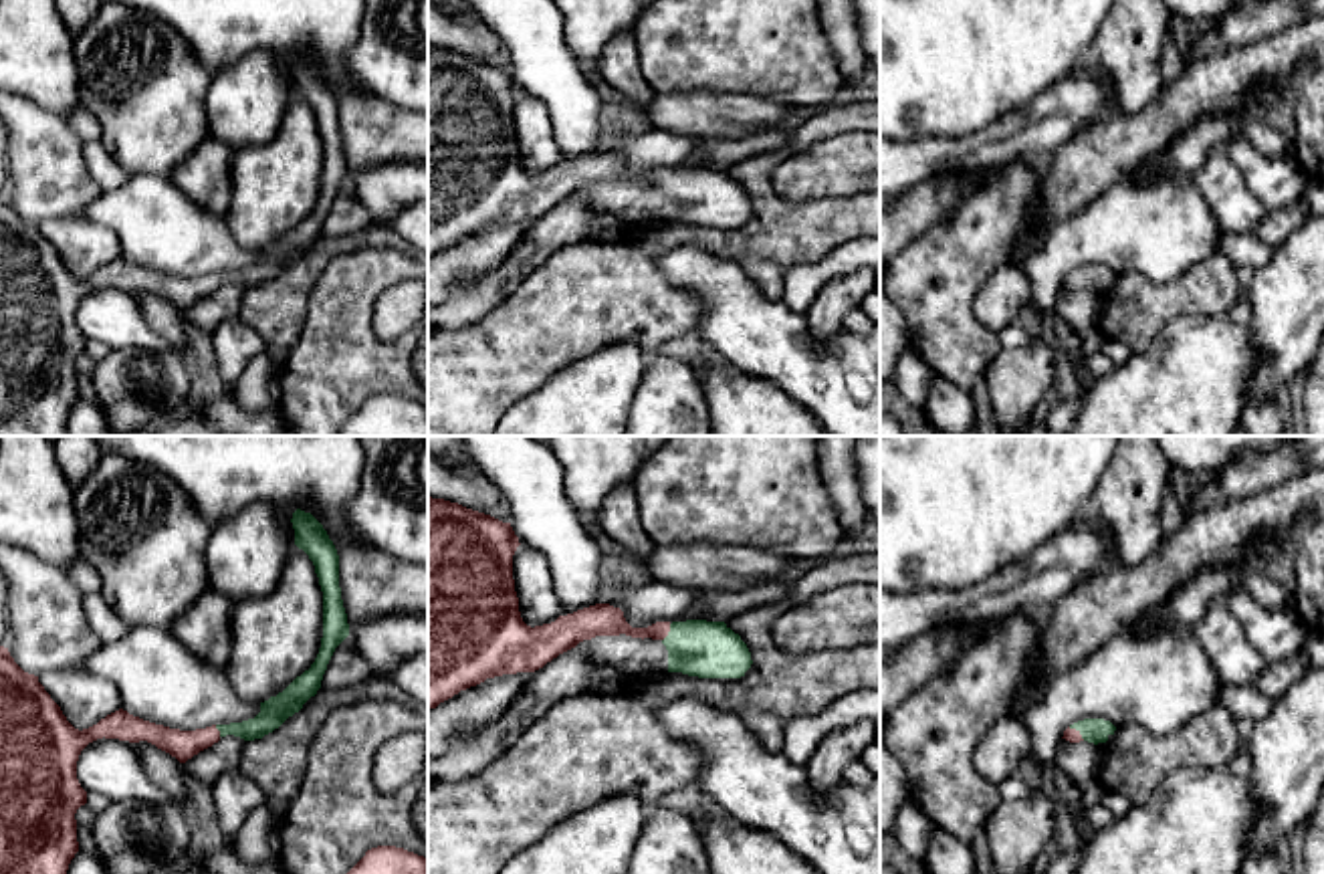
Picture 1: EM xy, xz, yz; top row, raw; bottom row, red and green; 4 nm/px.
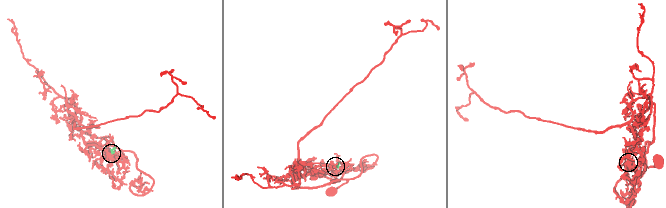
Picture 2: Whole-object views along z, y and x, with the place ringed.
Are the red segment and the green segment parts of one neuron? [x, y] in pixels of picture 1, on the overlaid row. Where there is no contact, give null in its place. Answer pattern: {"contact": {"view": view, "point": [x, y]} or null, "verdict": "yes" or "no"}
{"contact": {"view": "xz", "point": [669, 630]}, "verdict": "yes"}

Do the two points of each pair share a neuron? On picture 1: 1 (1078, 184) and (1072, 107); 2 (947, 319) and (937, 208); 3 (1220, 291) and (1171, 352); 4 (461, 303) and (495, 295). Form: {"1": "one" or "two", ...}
{"1": "two", "2": "two", "3": "two", "4": "one"}

